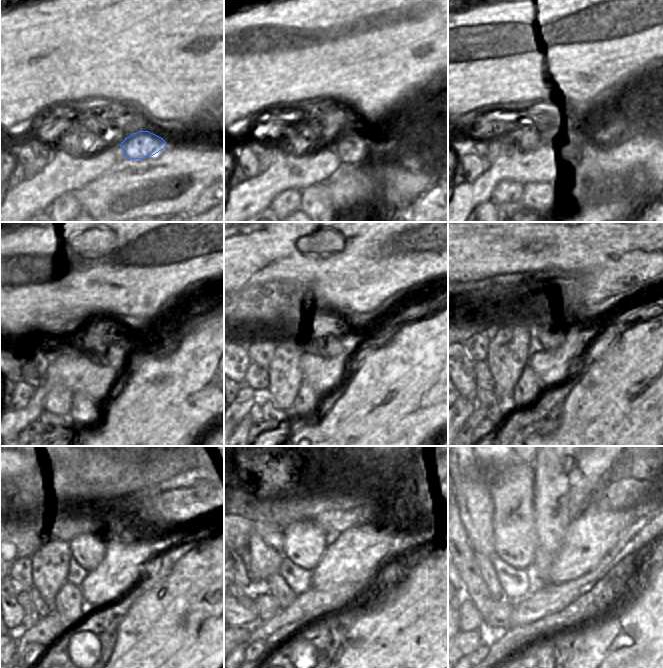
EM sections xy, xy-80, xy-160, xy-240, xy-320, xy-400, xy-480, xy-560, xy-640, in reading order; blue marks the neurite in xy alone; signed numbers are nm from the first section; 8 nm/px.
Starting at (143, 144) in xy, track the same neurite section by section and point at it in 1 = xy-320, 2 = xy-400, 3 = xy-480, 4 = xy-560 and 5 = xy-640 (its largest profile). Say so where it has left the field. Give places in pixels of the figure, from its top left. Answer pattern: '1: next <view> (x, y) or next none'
1: next xy-320 (335, 348)
2: next xy-400 (550, 339)
3: next xy-480 (87, 549)
4: next xy-560 (306, 520)
5: next xy-640 (515, 540)

